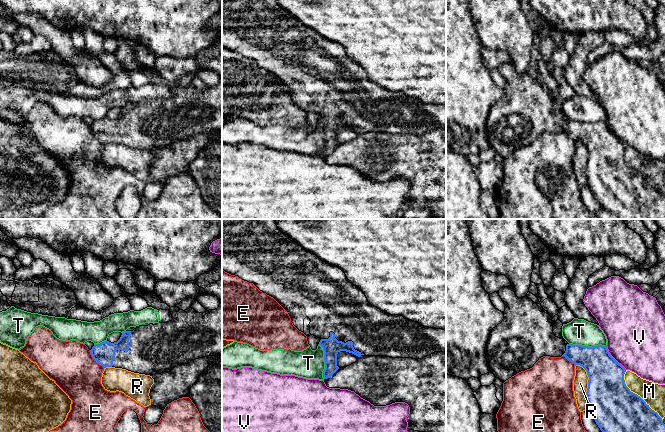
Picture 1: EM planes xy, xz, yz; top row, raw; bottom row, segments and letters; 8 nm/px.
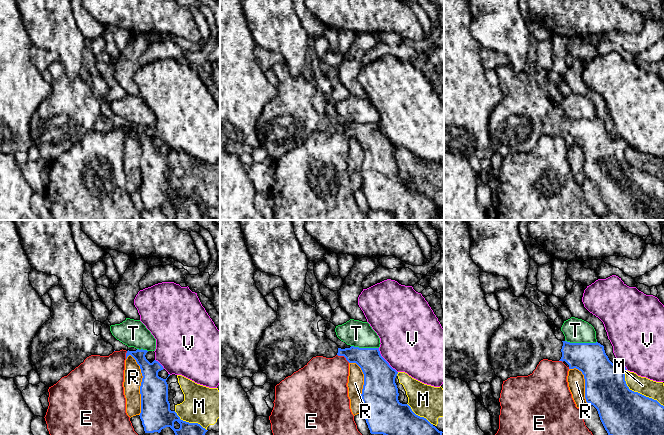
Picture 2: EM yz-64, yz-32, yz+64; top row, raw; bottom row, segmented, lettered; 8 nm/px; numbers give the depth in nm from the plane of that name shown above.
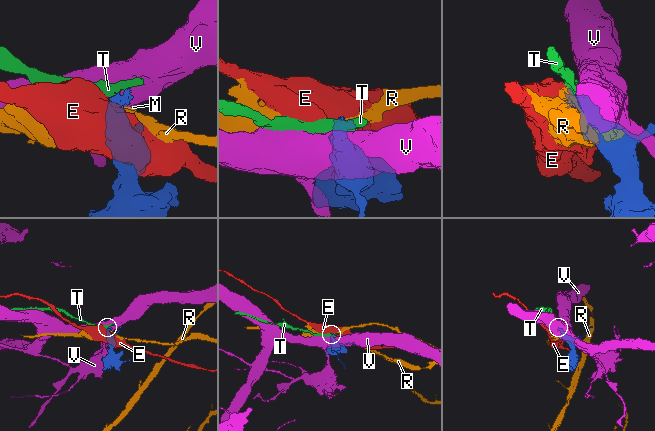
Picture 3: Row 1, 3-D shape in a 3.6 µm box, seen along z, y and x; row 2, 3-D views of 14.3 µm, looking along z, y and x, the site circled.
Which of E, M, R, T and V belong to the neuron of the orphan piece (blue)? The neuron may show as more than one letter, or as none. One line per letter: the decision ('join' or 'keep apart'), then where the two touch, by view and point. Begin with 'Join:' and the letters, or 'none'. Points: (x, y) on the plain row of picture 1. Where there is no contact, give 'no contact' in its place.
Join: none
E: keep apart; meets blue in xy at (95, 136)
M: keep apart; meets blue in yz at (636, 170)
R: keep apart; meets blue in yz at (588, 161)
T: keep apart; meets blue in yz at (587, 122)
V: keep apart; meets blue in yz at (613, 134)

